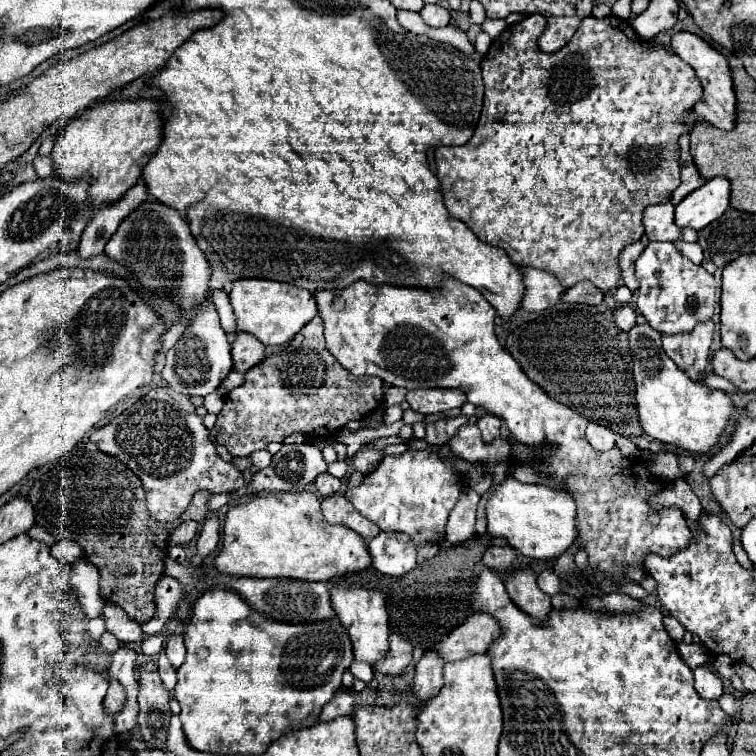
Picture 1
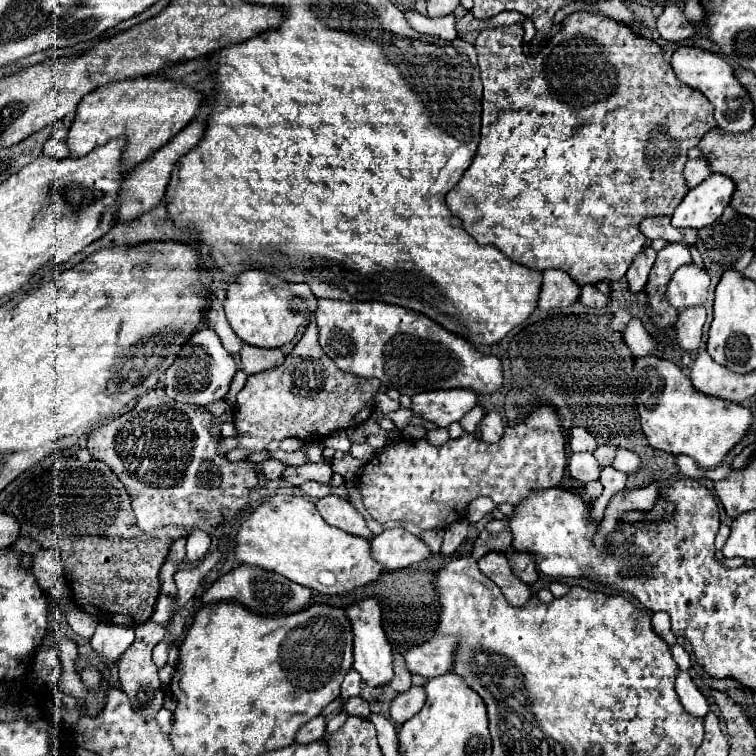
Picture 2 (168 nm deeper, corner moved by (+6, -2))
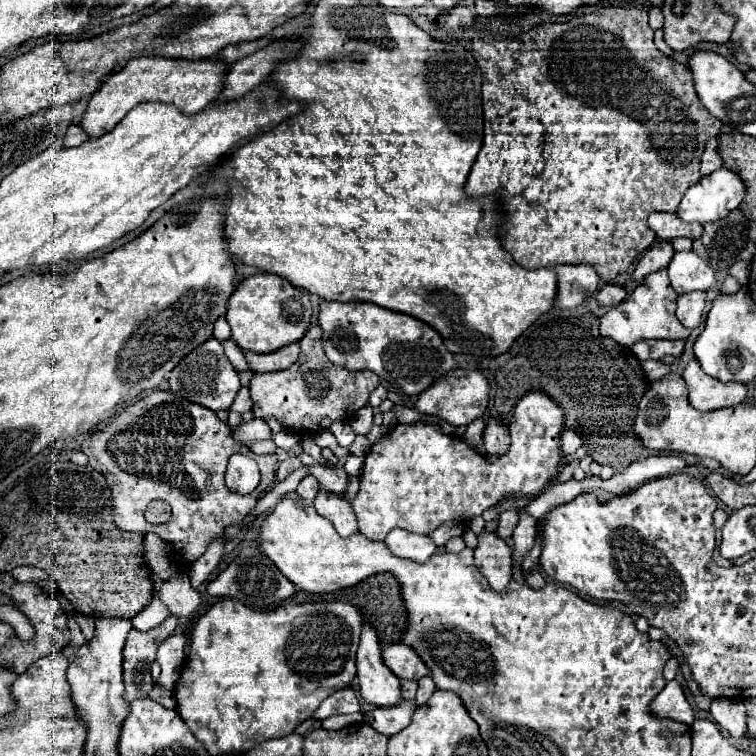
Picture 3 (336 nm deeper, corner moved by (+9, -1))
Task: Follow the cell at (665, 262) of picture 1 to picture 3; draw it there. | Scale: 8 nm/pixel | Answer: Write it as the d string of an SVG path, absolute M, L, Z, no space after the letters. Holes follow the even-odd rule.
M679 251L673 255L669 263L669 279L677 295L691 291L709 291L715 281L713 269L693 251Z

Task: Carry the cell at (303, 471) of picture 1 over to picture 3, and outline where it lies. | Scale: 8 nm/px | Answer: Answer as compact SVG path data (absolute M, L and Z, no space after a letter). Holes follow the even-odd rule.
M307 465L309 473L321 483L321 487L325 491L343 495L345 493L345 485L347 485L347 473L339 467L331 467L331 465Z

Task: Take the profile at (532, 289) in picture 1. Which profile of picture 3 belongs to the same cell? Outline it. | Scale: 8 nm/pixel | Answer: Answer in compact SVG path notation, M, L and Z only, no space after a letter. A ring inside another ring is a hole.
M587 263L583 265L557 265L559 287L555 297L557 309L573 309L589 299L599 287L599 275Z

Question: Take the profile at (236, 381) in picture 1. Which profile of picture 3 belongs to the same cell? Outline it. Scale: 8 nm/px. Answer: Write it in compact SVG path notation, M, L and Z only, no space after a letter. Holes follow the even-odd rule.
M243 387L239 393L237 393L237 397L235 397L235 401L233 401L233 405L229 407L229 411L237 411L237 413L247 413L251 409L251 399L249 399L249 389L247 387Z

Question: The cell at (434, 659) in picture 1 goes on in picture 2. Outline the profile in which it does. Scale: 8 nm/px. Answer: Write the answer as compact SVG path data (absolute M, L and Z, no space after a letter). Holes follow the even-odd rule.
M412 686L412 690L398 694L392 704L390 704L390 716L396 724L402 724L406 720L410 720L414 714L418 714L422 710L426 702L426 692L420 686Z

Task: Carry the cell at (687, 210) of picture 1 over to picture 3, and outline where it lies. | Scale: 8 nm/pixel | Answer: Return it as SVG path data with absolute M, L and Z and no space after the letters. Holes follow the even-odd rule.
M717 169L687 189L677 217L685 223L713 223L737 209L743 197L743 181L729 169Z

